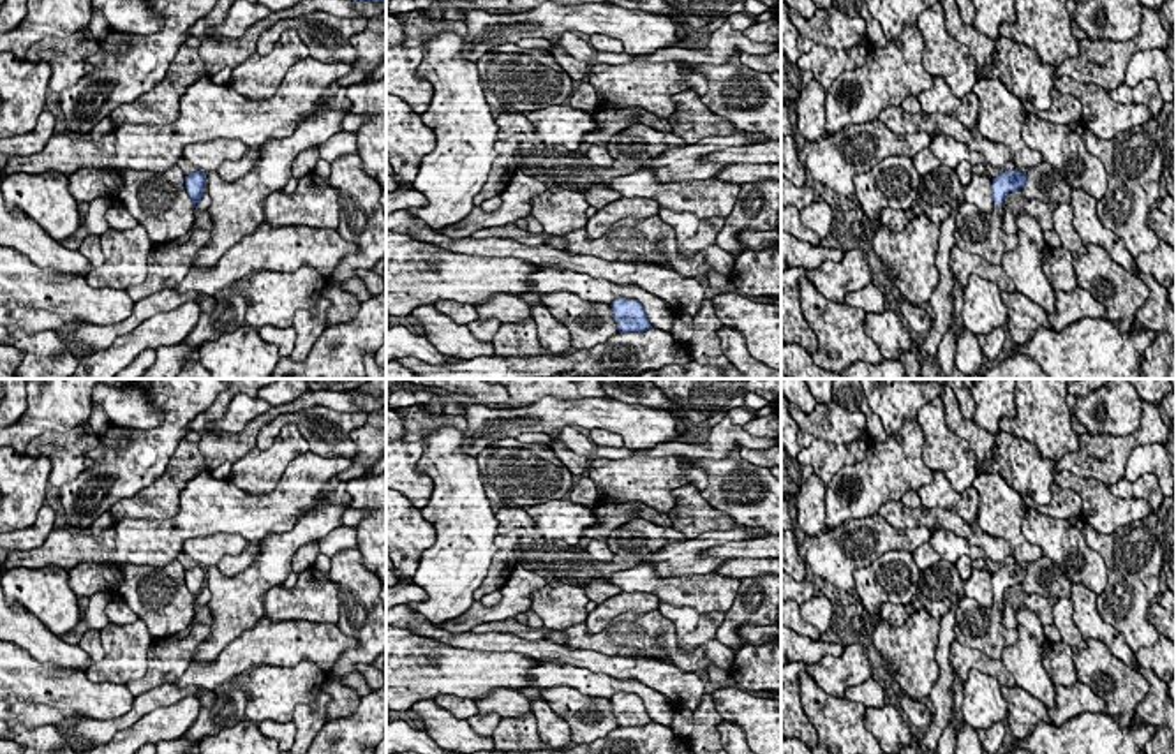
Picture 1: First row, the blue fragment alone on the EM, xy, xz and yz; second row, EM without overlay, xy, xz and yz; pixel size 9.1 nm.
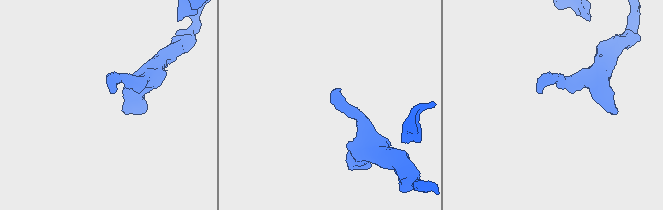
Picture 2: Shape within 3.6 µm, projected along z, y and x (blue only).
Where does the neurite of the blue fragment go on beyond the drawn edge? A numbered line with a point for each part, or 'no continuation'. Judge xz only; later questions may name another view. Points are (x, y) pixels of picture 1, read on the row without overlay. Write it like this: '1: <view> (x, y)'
no continuation

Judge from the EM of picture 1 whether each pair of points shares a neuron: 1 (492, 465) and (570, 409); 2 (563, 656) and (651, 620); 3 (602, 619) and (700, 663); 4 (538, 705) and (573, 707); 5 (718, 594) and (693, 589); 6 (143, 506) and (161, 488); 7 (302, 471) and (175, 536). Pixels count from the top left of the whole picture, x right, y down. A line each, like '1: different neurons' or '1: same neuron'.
1: different neurons
2: different neurons
3: different neurons
4: different neurons
5: same neuron
6: same neuron
7: same neuron

